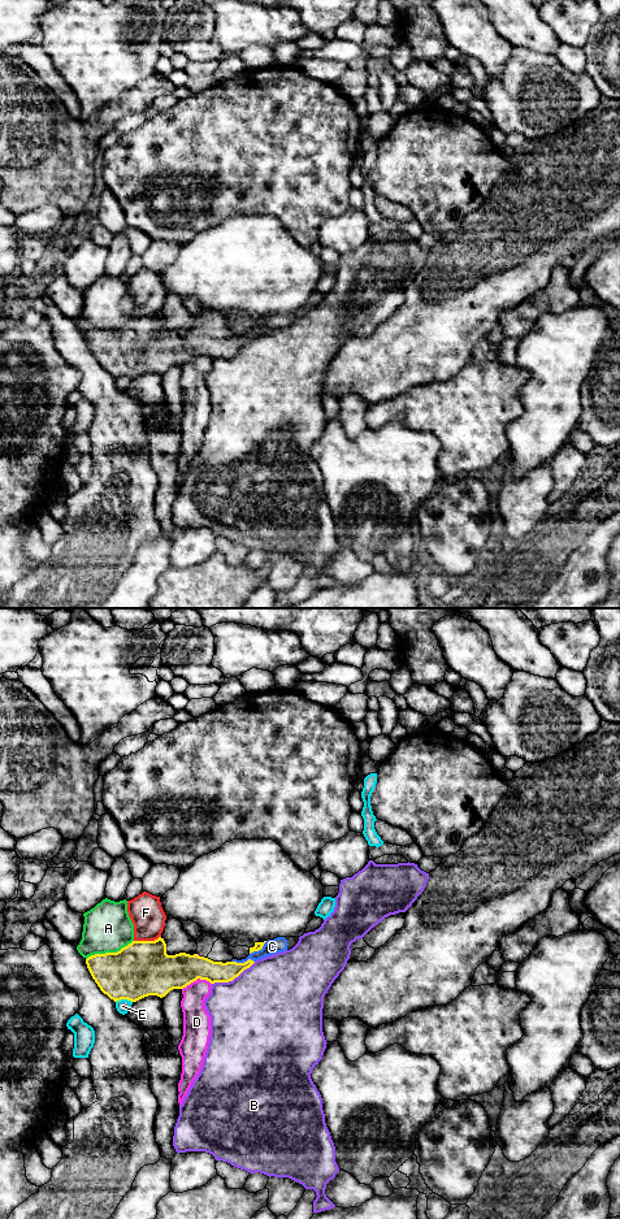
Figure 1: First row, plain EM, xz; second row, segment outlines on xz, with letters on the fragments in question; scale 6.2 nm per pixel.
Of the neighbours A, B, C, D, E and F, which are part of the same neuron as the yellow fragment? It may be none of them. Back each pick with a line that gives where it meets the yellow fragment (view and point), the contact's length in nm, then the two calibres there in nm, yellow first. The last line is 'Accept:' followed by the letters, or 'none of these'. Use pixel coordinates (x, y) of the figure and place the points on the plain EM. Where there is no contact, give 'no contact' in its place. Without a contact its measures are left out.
Accept: none of these

